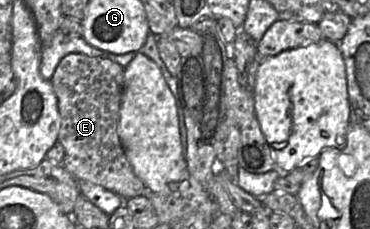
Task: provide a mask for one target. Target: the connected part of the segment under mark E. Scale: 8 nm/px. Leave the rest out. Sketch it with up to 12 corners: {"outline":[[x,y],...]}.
{"outline":[[68,54],[50,82],[62,166],[147,195],[118,135],[124,67]]}

